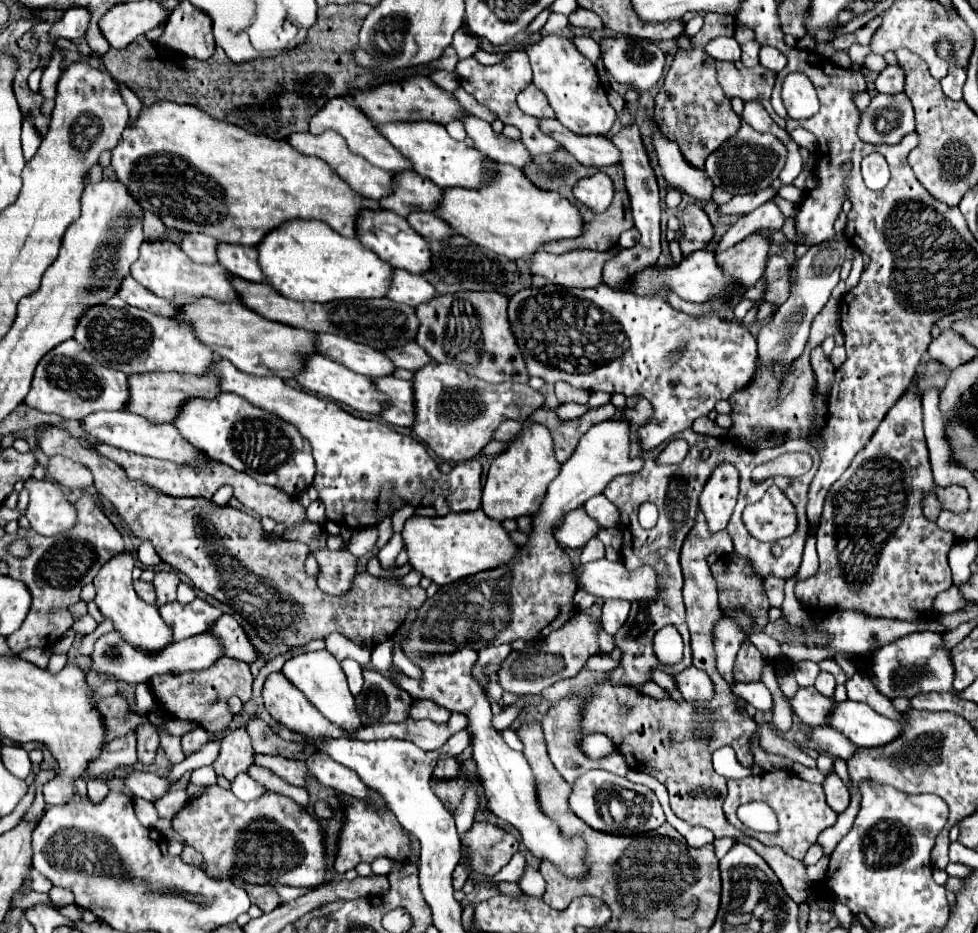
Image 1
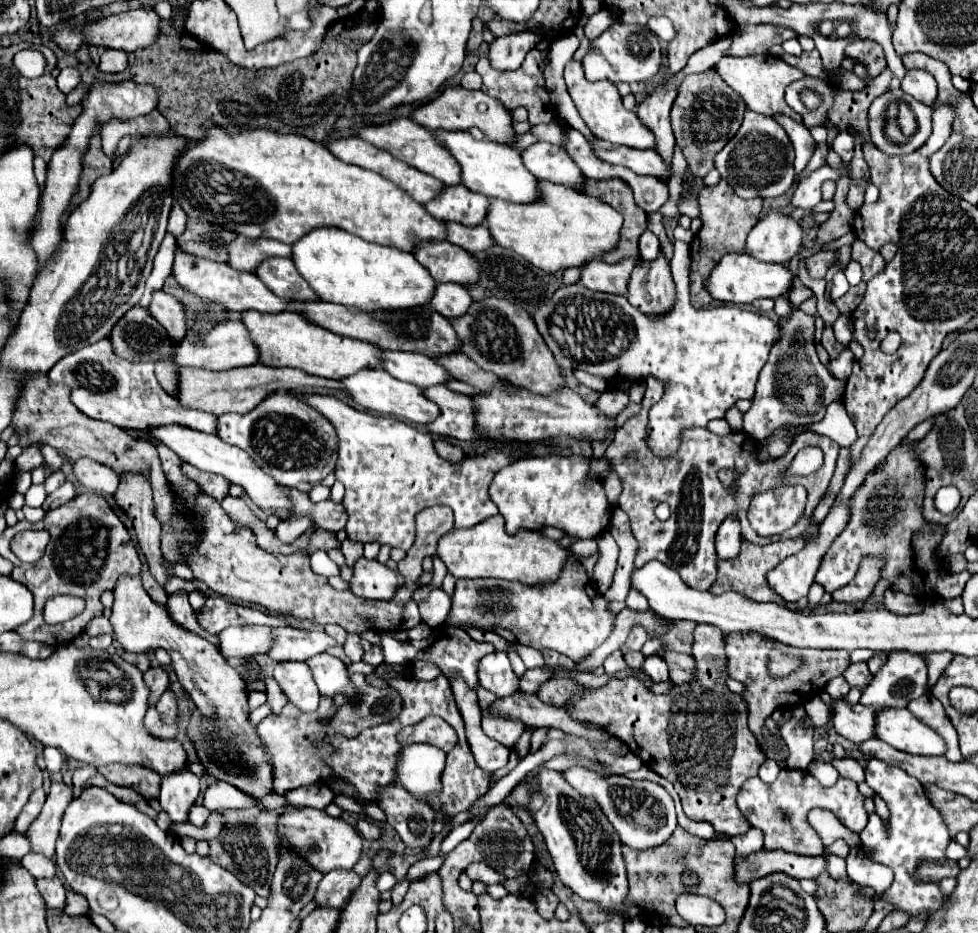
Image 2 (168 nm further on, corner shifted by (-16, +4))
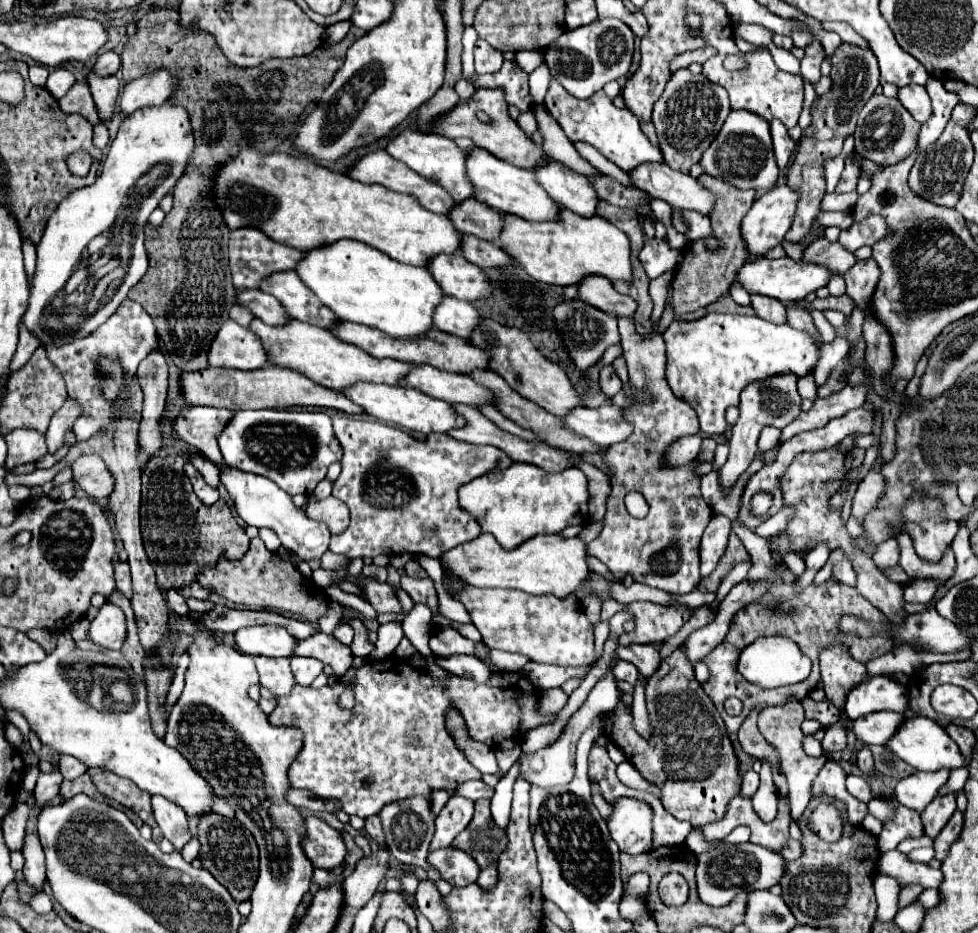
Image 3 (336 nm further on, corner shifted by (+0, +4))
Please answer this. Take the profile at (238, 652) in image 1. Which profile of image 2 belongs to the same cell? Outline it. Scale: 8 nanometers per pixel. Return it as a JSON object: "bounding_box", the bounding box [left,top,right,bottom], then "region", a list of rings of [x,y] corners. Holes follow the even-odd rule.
{"bounding_box":[268,627,336,661],"region":[[[274,627],[272,629],[274,647],[268,651],[268,657],[278,661],[306,661],[318,653],[324,653],[328,645],[336,641],[324,631],[300,631],[294,627]]]}

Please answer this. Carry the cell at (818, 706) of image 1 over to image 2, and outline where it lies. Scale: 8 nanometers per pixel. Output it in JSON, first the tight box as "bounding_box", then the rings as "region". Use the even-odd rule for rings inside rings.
{"bounding_box":[832,699,876,743],"region":[[[844,699],[832,701],[832,725],[838,735],[860,743],[874,737],[874,717],[876,709],[864,707],[860,703],[850,705]]]}

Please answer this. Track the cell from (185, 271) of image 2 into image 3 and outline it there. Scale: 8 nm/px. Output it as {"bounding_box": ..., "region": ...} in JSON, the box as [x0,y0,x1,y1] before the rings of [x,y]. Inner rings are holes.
{"bounding_box":[238,291,290,325],"region":[[[238,291],[238,303],[248,307],[258,319],[266,325],[284,325],[290,321],[290,315],[284,311],[282,303],[264,291]]]}

